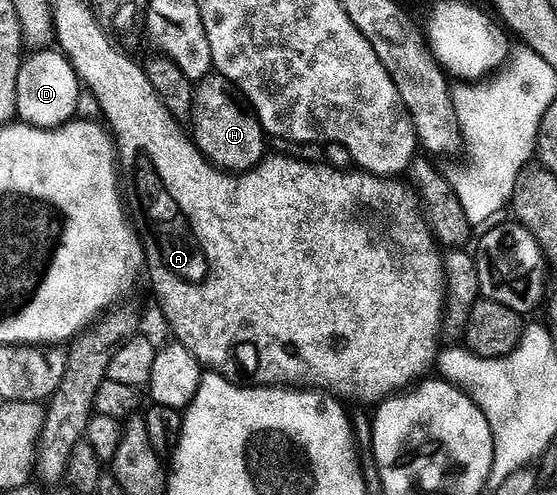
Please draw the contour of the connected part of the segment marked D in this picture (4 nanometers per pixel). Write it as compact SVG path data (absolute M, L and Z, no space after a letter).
M59 51L40 52L37 56L30 56L21 63L18 74L16 115L25 125L39 130L63 128L75 117L72 115L80 104L80 77L72 69L71 61Z

